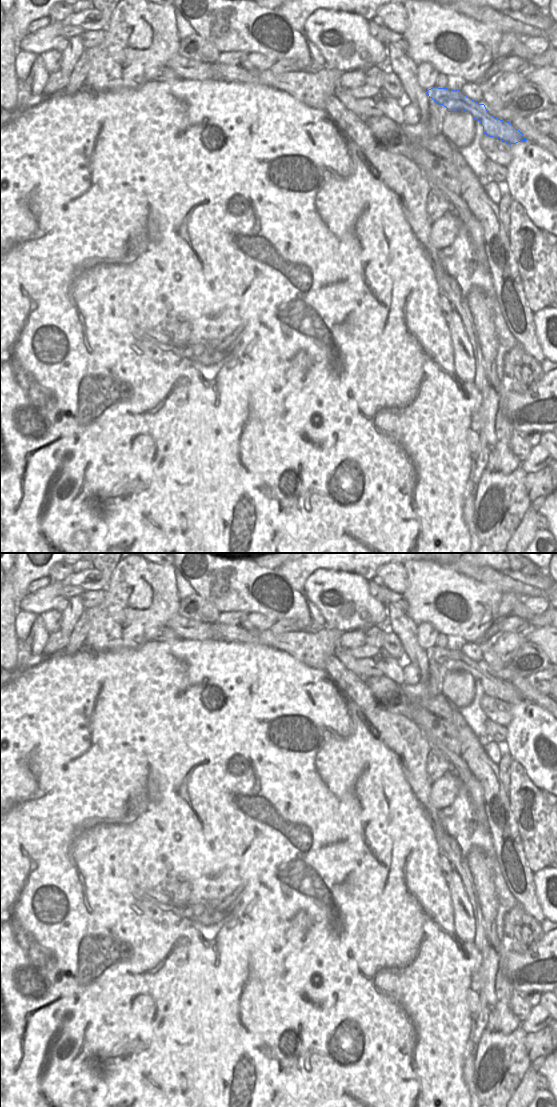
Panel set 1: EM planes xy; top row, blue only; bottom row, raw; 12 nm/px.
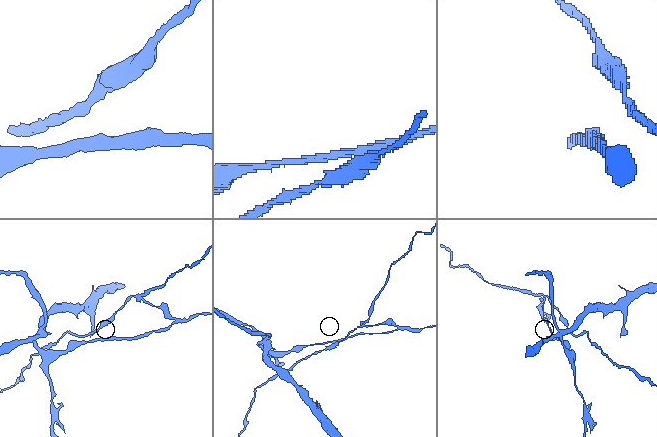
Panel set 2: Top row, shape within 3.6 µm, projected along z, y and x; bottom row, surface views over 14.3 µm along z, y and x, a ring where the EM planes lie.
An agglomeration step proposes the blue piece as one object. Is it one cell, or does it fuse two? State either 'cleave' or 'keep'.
cleave

